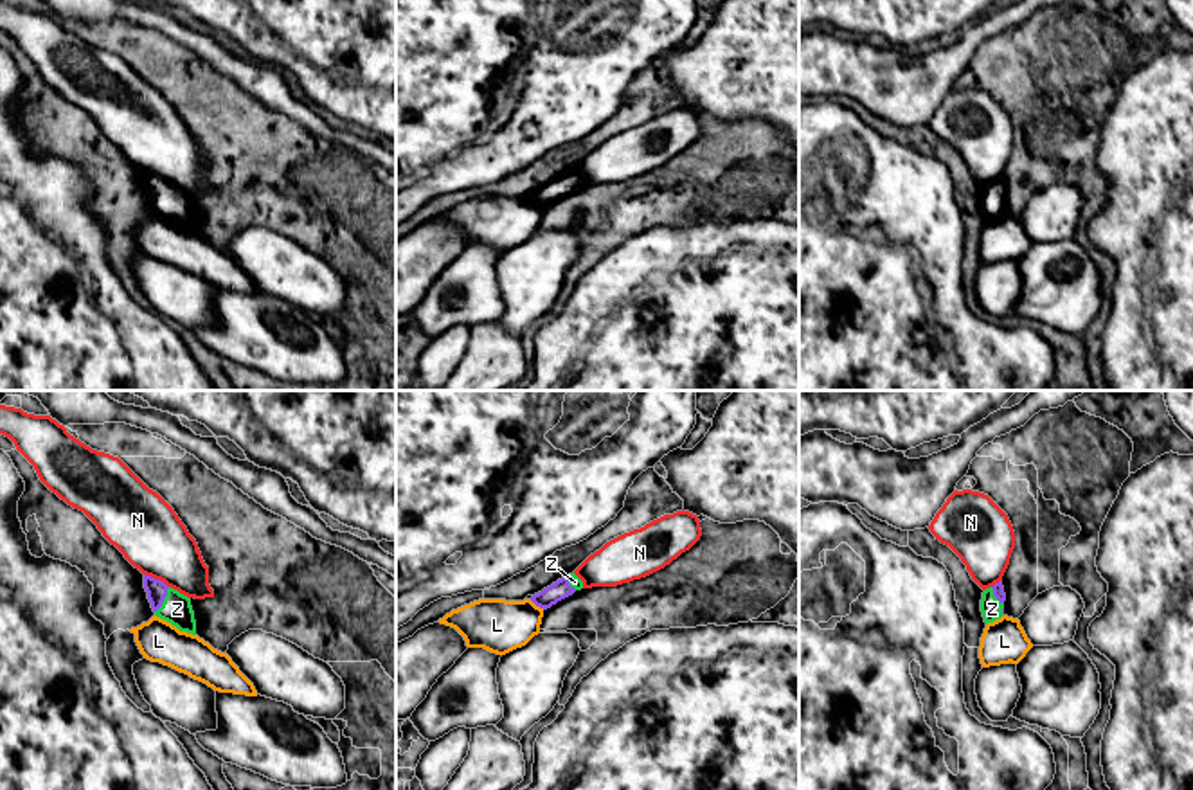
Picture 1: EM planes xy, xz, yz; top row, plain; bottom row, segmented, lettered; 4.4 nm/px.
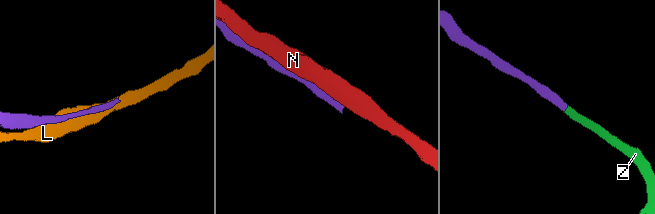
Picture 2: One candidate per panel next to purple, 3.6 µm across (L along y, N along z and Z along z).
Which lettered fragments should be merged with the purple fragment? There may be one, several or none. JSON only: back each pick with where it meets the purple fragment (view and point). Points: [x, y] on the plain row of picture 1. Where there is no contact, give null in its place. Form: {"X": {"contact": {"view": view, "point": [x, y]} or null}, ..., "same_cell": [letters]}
{"Z": {"contact": {"view": "xy", "point": [162, 197]}}, "same_cell": ["Z"]}

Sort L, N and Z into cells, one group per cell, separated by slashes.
L / N / Z

